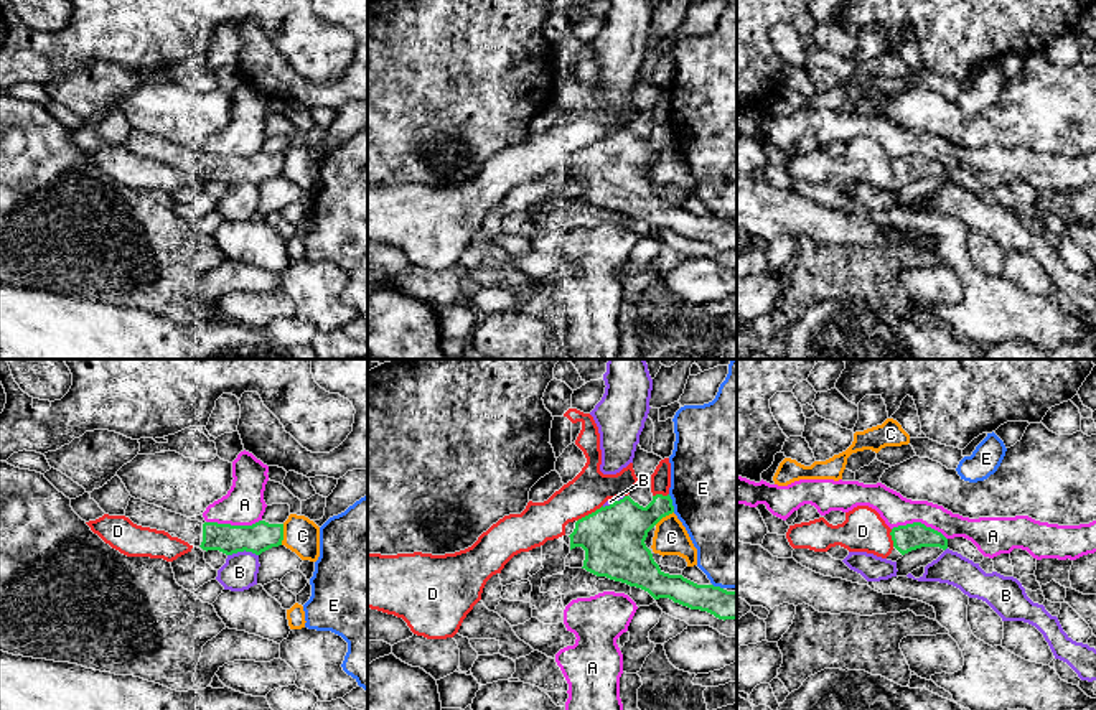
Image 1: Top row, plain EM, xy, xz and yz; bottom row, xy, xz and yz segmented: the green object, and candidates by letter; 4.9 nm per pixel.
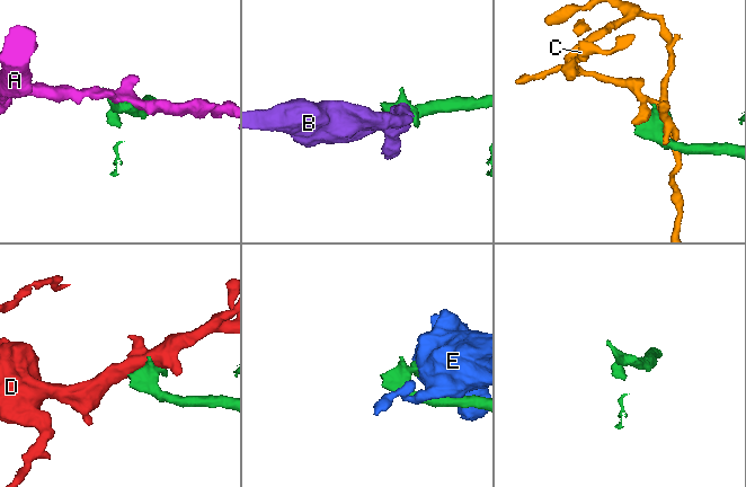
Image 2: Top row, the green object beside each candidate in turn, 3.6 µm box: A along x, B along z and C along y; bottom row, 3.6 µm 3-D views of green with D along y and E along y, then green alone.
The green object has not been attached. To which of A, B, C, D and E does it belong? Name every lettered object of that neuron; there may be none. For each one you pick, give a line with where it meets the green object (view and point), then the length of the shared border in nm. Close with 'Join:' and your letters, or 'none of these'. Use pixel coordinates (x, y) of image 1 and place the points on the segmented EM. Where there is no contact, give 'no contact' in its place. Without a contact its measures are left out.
Join: none of these

